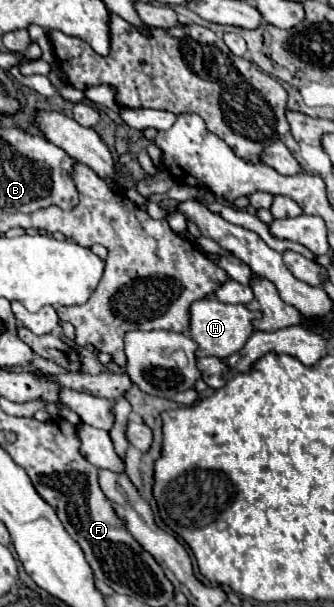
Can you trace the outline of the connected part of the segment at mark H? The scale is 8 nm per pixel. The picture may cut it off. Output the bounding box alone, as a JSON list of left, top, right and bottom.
[190,300,256,358]

